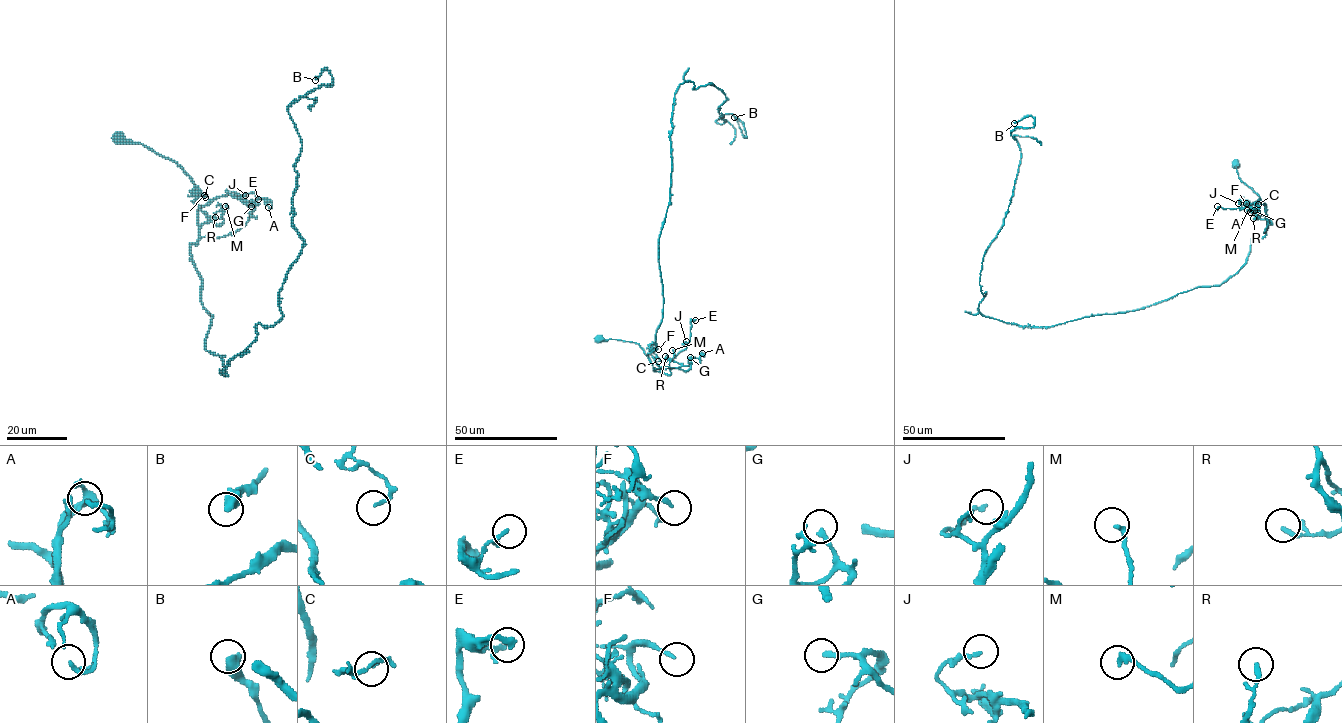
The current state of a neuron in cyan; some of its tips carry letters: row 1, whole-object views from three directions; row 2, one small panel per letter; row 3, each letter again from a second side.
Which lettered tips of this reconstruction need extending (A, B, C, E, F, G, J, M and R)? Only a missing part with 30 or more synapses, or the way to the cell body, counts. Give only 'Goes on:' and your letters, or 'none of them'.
Goes on: none of them

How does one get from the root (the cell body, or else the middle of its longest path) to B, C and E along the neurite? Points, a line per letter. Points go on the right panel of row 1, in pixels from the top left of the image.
B: (1236, 164), (1268, 226), (1236, 273), (1020, 326), (978, 308), (1021, 160), (1010, 132), (1034, 119), (1014, 123)
C: (1236, 164), (1240, 179), (1263, 203), (1268, 224), (1269, 220), (1249, 207), (1250, 203), (1258, 204)
E: (1236, 164), (1240, 179), (1258, 195), (1266, 210), (1265, 204), (1259, 200), (1237, 208), (1218, 208), (1217, 206)

